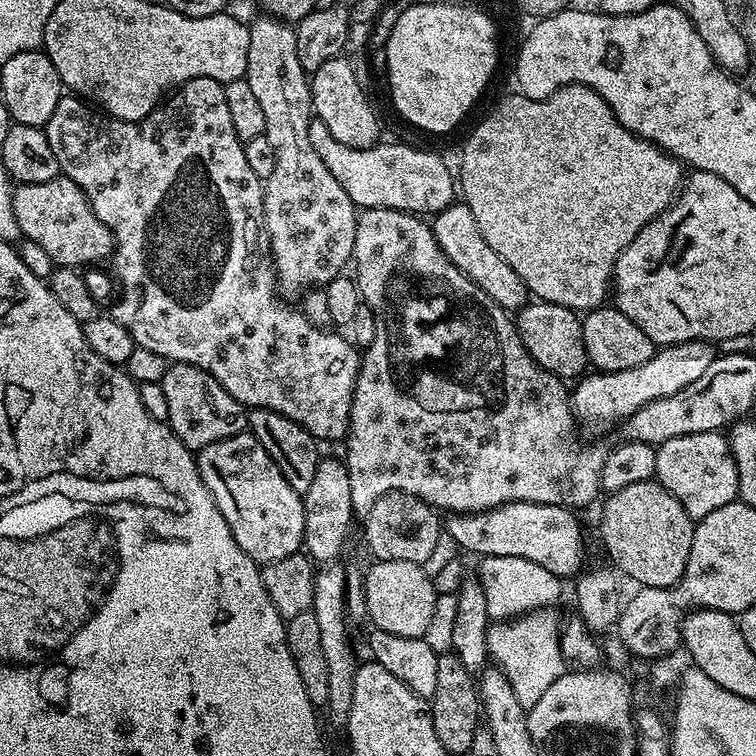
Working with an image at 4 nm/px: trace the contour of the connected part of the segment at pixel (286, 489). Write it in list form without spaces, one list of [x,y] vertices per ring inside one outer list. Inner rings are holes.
[[[245,430],[237,436],[199,449],[196,465],[206,490],[210,490],[218,510],[222,510],[222,518],[226,518],[226,526],[230,526],[230,534],[234,534],[234,542],[238,542],[238,546],[242,546],[244,553],[257,565],[263,566],[301,551],[304,542],[304,502],[301,493],[295,492],[290,482],[282,478],[282,470],[278,470],[274,458],[262,450],[262,442],[255,440],[251,432]]]

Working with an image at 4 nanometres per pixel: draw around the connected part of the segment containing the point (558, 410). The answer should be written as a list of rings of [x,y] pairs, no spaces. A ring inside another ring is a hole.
[[[365,208],[357,215],[356,233],[354,234],[354,250],[352,251],[351,263],[356,264],[356,281],[360,287],[360,298],[363,304],[367,306],[376,319],[376,333],[374,334],[374,342],[369,348],[363,349],[362,359],[358,364],[356,373],[356,385],[352,391],[352,405],[350,406],[350,414],[348,415],[348,430],[346,433],[346,445],[348,444],[348,453],[342,456],[344,465],[348,467],[350,474],[350,506],[352,507],[352,515],[356,518],[363,518],[370,514],[370,510],[374,510],[374,502],[378,502],[378,498],[382,498],[388,492],[397,490],[414,490],[415,496],[420,500],[425,500],[431,504],[433,508],[441,513],[452,512],[448,514],[475,514],[477,512],[487,512],[489,508],[501,508],[504,504],[549,504],[550,506],[562,506],[573,510],[581,510],[587,504],[592,504],[596,500],[596,495],[601,495],[602,489],[600,479],[602,478],[602,466],[604,465],[605,449],[600,448],[583,448],[580,440],[576,437],[576,420],[574,415],[574,407],[570,399],[570,392],[565,381],[555,376],[552,372],[547,372],[542,366],[538,366],[538,362],[528,353],[526,346],[522,342],[522,338],[518,334],[513,317],[509,315],[504,307],[498,302],[494,302],[494,298],[490,298],[490,294],[486,290],[482,290],[473,280],[466,274],[462,274],[462,270],[458,270],[458,266],[454,266],[454,262],[446,256],[442,250],[442,246],[436,241],[436,236],[431,230],[429,221],[421,218],[419,215],[410,212],[399,212],[393,208]]]

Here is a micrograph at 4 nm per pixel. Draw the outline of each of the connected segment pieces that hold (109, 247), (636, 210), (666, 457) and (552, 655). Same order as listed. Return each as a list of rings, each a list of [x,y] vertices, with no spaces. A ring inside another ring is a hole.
[[[61,174],[50,182],[19,185],[12,193],[12,205],[21,237],[30,242],[38,242],[38,246],[42,246],[42,250],[50,254],[53,265],[80,270],[83,269],[83,264],[96,264],[99,260],[104,260],[107,256],[109,259],[113,255],[112,232],[101,222],[98,214],[94,214],[86,194],[82,194],[82,190],[68,176]]]
[[[568,84],[565,88],[560,88],[554,94],[545,96],[543,100],[535,100],[534,98],[526,98],[525,96],[519,94],[513,94],[513,96],[508,96],[472,133],[468,136],[468,141],[464,144],[464,153],[460,156],[460,172],[458,168],[458,192],[462,197],[462,202],[470,210],[470,214],[474,214],[474,222],[478,226],[478,230],[482,234],[482,238],[486,238],[487,244],[489,244],[492,249],[499,254],[501,258],[506,258],[506,262],[510,262],[510,266],[514,266],[514,272],[522,278],[524,284],[527,286],[529,293],[537,301],[546,304],[557,304],[558,306],[566,306],[573,310],[591,310],[593,308],[601,307],[605,303],[604,295],[609,295],[610,292],[610,281],[613,279],[614,273],[616,271],[616,260],[620,256],[622,250],[626,250],[630,246],[630,242],[634,242],[634,238],[638,233],[643,230],[647,224],[655,218],[655,216],[661,216],[663,212],[668,208],[669,204],[672,203],[674,197],[677,195],[678,189],[682,184],[682,175],[680,176],[680,171],[682,171],[682,165],[679,160],[668,155],[667,152],[662,151],[662,149],[656,147],[656,145],[651,144],[648,140],[641,140],[635,136],[630,130],[626,130],[618,122],[618,118],[615,114],[608,109],[608,103],[604,101],[598,93],[596,93],[592,88],[587,88],[585,84]]]
[[[723,431],[682,434],[659,445],[656,448],[655,479],[682,502],[686,514],[693,522],[706,518],[706,514],[714,514],[718,506],[733,503],[740,494],[732,447]]]
[[[529,611],[519,618],[507,618],[488,626],[488,655],[504,671],[525,710],[532,708],[566,671],[560,640],[562,620],[560,622],[559,616],[552,611]]]

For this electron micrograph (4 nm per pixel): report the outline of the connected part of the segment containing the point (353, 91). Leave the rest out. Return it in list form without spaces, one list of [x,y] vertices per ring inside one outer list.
[[[344,58],[327,60],[318,66],[316,72],[311,73],[312,107],[315,115],[334,134],[338,142],[351,148],[370,148],[381,139],[380,120],[356,77],[356,72],[344,61]]]

